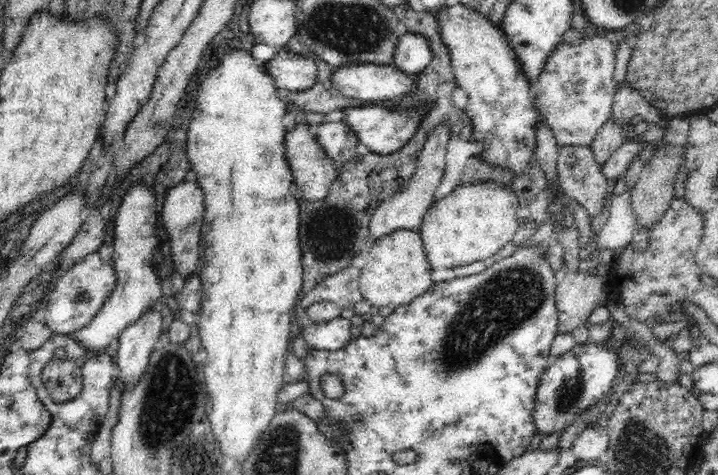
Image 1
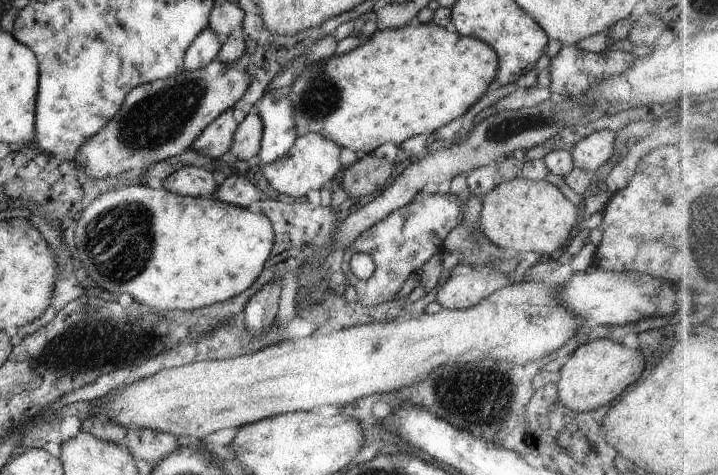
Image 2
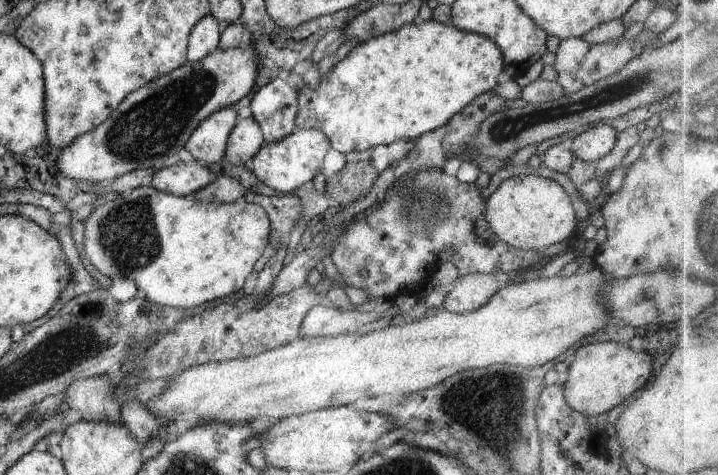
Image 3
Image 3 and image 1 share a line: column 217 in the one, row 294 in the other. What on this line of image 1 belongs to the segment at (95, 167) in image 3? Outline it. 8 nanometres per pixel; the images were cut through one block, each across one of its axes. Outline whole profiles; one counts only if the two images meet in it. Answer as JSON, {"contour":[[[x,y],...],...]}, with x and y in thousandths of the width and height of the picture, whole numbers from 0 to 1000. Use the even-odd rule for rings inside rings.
{"contour":[[[138,528],[127,531],[78,585],[75,611],[67,621],[56,672],[74,703],[89,707],[103,703],[125,682],[128,669],[159,615],[162,594],[164,579],[159,566],[159,549],[142,547]]]}

